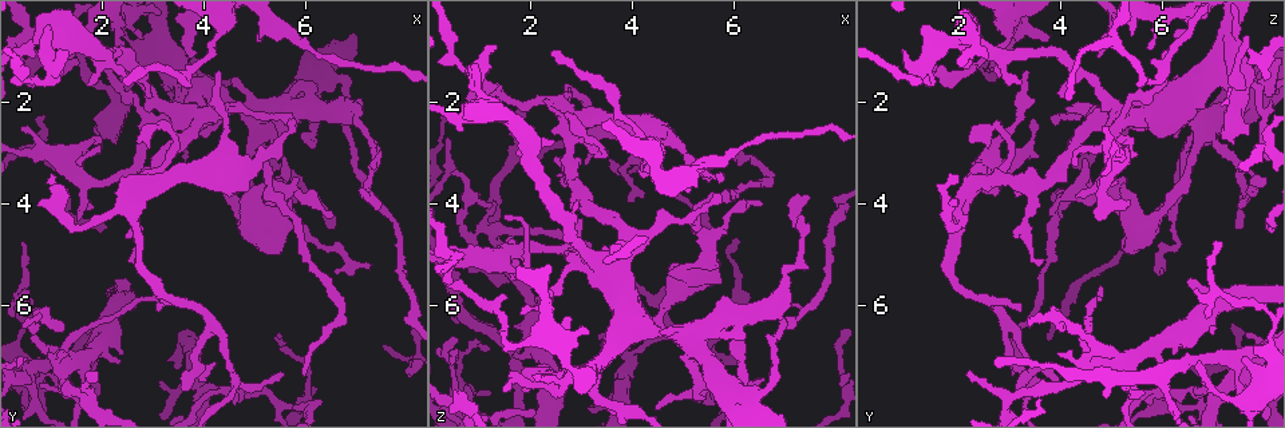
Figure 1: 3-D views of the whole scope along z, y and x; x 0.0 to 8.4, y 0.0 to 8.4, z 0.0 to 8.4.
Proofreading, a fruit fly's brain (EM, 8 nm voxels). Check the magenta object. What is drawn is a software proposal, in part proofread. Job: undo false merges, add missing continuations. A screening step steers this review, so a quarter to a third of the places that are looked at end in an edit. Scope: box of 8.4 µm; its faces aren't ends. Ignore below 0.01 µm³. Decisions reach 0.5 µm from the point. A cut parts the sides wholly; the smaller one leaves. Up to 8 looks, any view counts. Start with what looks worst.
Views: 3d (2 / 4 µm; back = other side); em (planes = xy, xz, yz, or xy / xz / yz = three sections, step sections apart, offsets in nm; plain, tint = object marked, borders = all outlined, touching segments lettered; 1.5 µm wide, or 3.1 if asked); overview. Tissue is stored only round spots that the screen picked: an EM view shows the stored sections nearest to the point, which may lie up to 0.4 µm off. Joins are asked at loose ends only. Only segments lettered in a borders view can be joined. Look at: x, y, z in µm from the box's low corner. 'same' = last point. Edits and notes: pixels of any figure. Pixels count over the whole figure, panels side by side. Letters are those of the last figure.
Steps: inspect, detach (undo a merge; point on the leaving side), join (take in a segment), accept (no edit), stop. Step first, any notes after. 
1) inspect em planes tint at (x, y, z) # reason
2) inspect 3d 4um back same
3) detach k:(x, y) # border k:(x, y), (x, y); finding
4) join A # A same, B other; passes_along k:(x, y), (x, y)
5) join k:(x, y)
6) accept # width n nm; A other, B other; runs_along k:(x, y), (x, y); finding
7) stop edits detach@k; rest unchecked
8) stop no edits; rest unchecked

inspect em planes borders at (2.35, 7.10, 5.95)

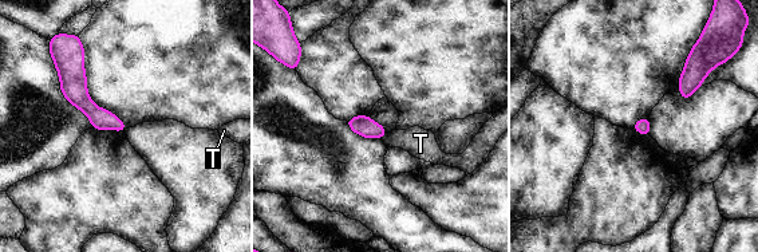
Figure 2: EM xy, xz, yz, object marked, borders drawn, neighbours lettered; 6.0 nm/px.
accept # longest_contact T 50 nm; T other; no lettered segment goes on from it

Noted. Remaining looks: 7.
inspect em xy step 8 borders at (5.55, 2.75, 6.30) # branch stops here

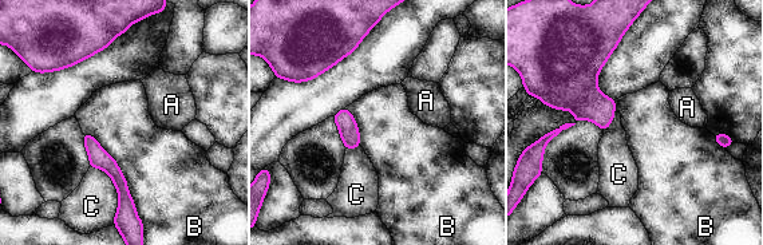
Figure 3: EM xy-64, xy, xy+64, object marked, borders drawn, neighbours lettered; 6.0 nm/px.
accept # A other, B other, C other; runs_along 3:(86, 137), (115, 173), (129, 201); no lettered segment goes on from it

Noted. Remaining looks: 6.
inspect 3d 2um at (3.95, 7.50, 3.95)

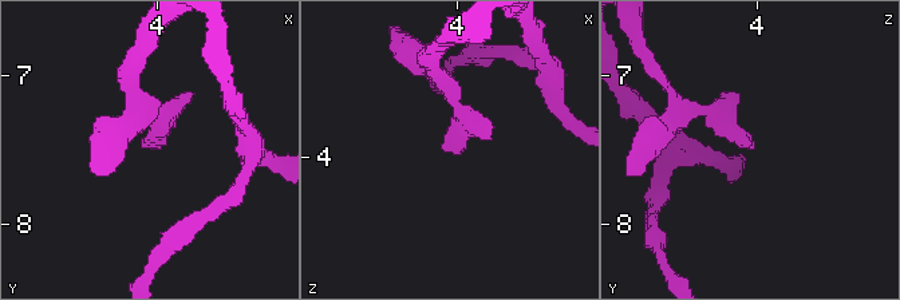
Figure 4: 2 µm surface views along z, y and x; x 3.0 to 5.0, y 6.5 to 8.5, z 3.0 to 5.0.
inspect em planes borders at (3.92, 7.46, 3.94) # now the EM

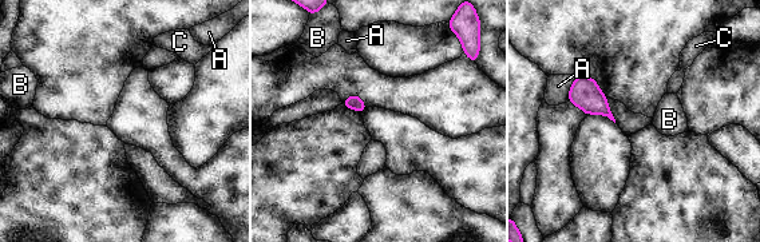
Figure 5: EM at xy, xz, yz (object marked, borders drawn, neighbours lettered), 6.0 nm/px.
accept # longest_contact A 160 nm; A other, B other, C other; none of them fits

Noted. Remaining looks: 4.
stop no edits; rest unchecked

